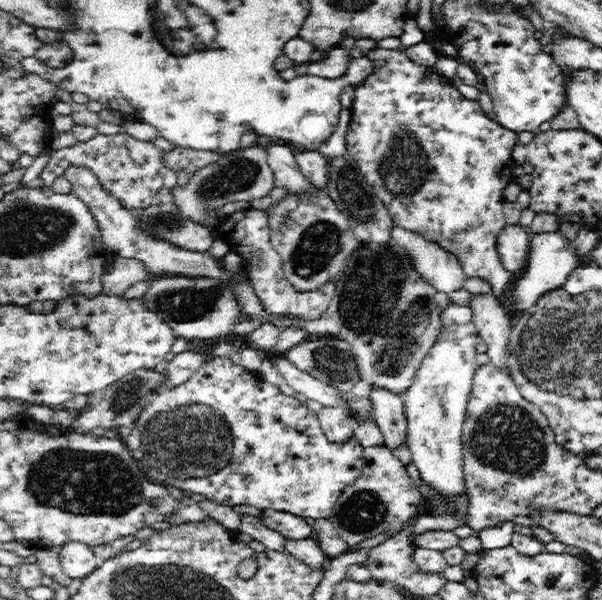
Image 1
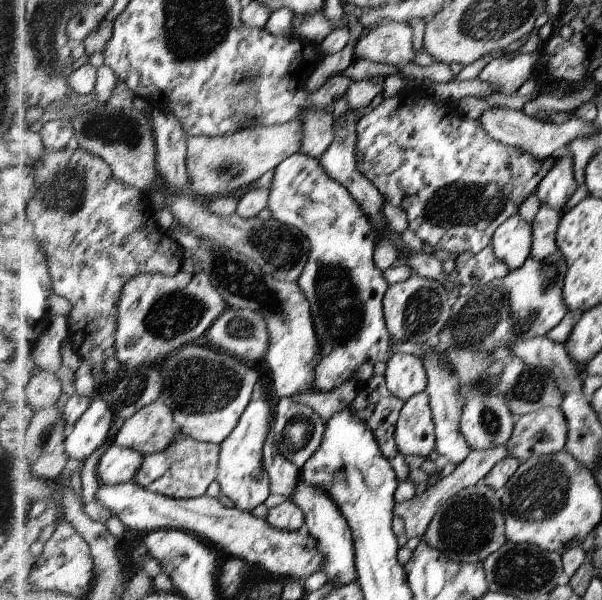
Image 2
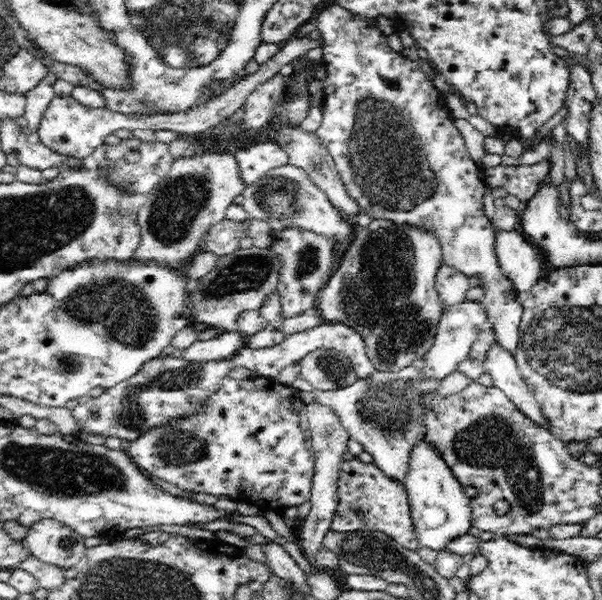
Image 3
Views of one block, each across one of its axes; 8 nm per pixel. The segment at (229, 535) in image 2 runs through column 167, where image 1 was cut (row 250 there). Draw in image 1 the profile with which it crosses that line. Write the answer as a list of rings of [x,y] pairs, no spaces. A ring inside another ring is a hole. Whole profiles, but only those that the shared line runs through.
[[[520,223],[507,224],[498,231],[495,249],[499,254],[504,270],[516,272],[525,268],[530,252],[531,235]]]

